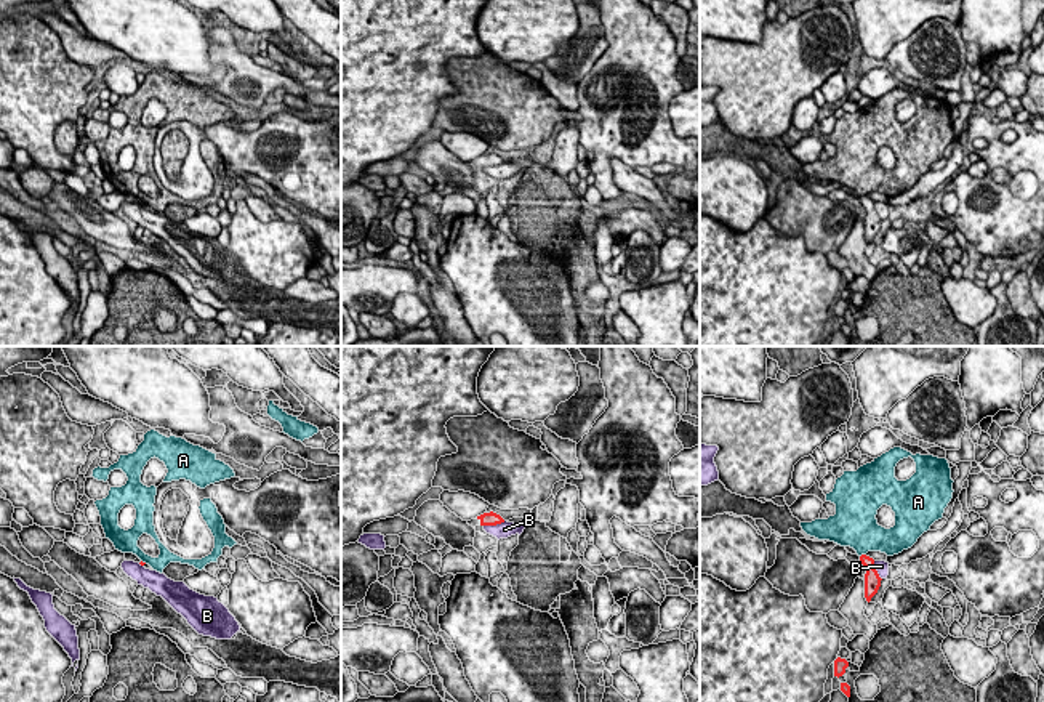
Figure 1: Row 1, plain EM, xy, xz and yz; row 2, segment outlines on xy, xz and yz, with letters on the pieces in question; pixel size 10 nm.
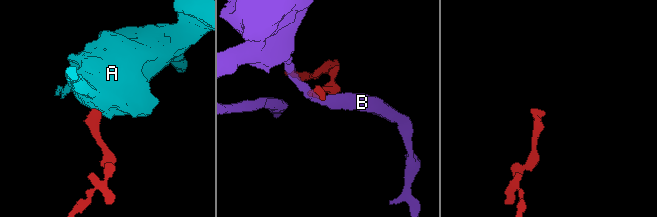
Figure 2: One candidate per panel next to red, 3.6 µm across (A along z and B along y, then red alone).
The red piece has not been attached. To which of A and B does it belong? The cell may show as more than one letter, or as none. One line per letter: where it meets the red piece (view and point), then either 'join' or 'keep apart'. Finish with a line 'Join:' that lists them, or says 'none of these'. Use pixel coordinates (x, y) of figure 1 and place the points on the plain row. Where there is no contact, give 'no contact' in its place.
A: yz (862, 196) | keep apart
B: xz (493, 165) | keep apart
Join: none of these

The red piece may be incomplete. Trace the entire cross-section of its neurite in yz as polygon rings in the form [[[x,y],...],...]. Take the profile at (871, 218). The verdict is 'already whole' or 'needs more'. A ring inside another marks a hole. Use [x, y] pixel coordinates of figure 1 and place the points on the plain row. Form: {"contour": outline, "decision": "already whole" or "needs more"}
{"contour": [[[861,196],[860,202],[866,212],[866,215],[865,215],[865,239],[869,244],[871,239],[877,234],[882,220],[879,218],[877,212],[874,210],[873,199]]], "decision": "already whole"}

